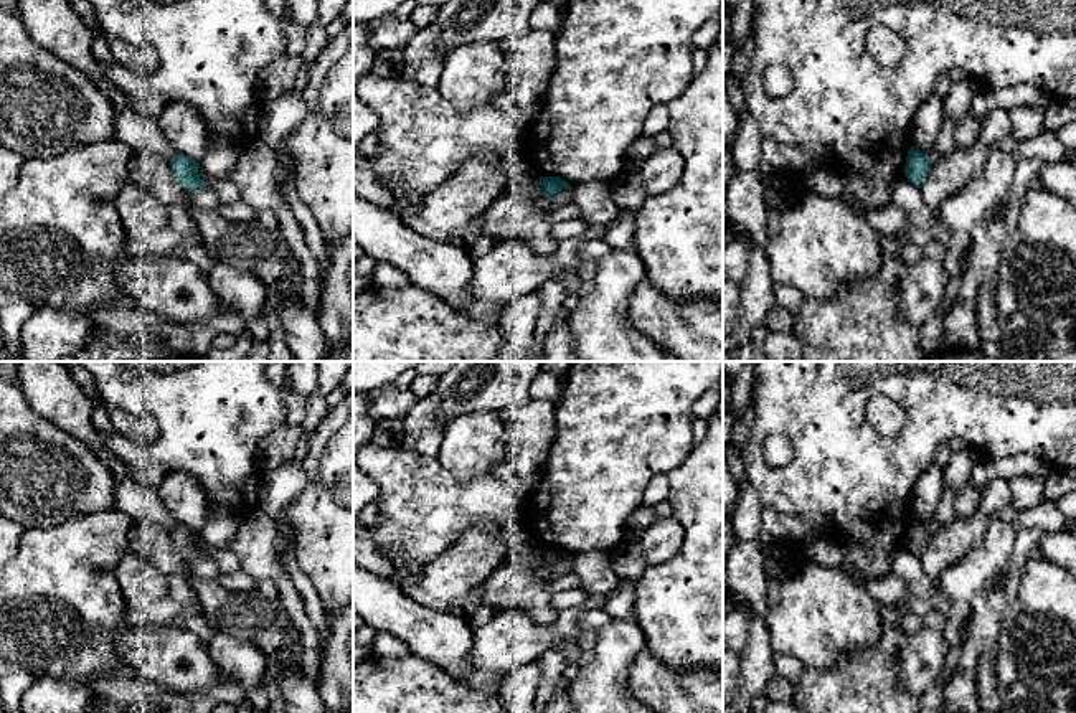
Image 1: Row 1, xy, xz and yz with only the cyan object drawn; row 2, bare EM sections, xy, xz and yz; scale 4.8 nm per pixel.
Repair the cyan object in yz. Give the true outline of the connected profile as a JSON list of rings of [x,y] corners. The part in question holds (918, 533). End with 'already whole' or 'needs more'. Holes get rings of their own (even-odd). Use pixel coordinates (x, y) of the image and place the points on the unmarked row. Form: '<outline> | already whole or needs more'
[[[911,517],[904,535],[908,551],[913,555],[923,553],[929,541],[929,536],[931,536],[931,528],[924,522]]] | already whole

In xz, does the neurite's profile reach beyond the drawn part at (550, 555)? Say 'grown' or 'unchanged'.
unchanged

